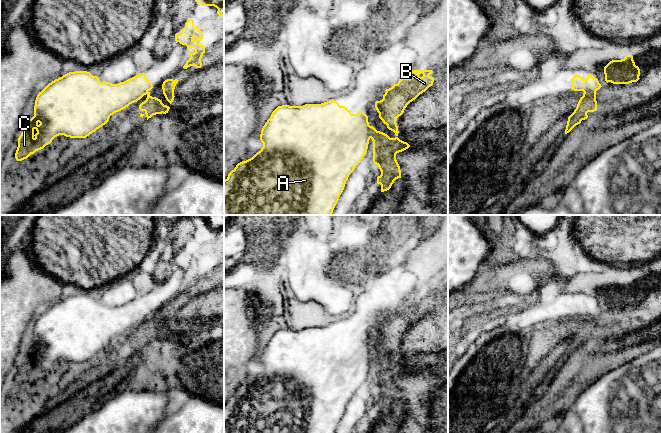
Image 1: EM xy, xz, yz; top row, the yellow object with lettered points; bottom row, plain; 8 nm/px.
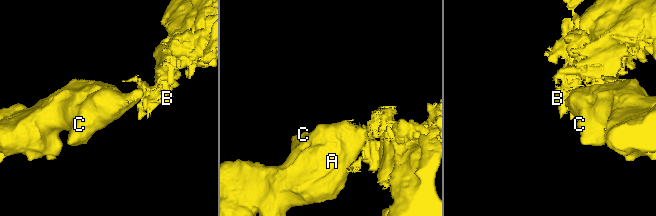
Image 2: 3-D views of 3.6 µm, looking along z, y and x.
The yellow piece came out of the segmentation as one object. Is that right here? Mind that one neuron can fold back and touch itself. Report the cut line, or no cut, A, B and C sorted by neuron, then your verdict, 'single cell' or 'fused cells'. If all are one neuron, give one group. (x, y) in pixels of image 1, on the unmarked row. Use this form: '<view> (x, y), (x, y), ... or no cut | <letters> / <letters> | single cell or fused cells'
xz (370, 350), (371, 361) | A C / B | fused cells

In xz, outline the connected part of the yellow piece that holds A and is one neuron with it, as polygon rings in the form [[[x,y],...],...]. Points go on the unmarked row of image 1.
[[[334,323],[321,328],[278,330],[261,354],[260,364],[263,367],[261,374],[252,382],[238,387],[224,404],[224,433],[334,433],[349,399],[366,379],[370,362],[371,350],[368,340],[362,334],[357,338],[352,338],[350,334],[345,330],[340,330]]]

